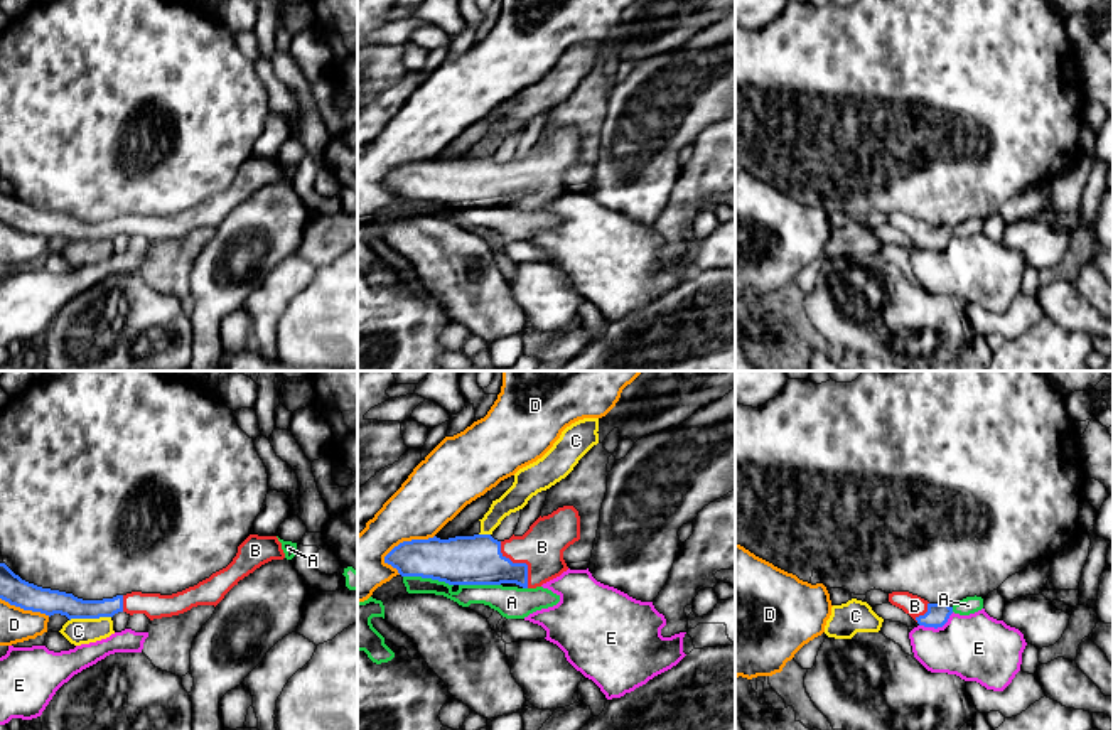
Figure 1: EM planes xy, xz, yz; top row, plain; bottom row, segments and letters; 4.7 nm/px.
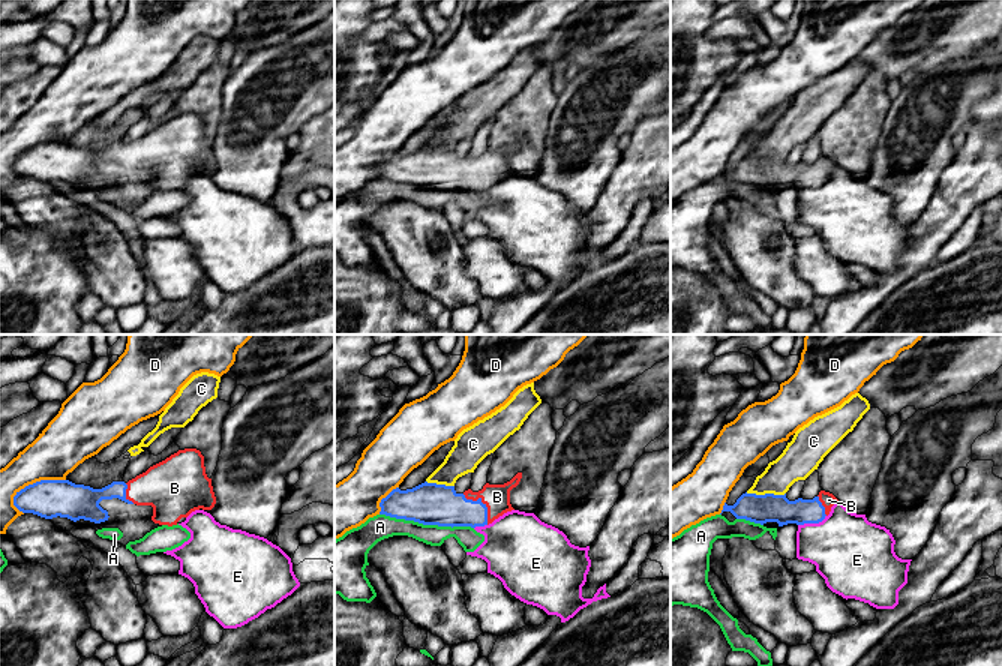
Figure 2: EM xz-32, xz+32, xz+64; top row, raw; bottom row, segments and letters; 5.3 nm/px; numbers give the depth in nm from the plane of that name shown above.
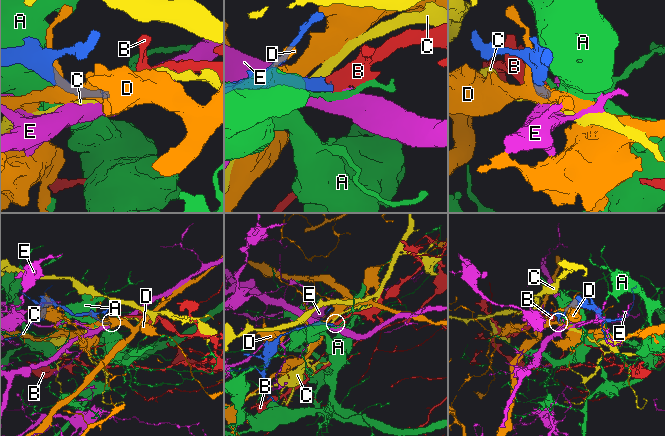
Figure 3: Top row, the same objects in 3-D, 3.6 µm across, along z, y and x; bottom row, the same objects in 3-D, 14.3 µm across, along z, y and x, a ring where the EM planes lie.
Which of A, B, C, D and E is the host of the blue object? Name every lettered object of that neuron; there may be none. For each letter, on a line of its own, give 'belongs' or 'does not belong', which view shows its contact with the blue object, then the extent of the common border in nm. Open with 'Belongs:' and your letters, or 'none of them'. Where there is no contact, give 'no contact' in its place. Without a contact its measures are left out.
Belongs: B
A: does not belong; contact in xz; length 240 nm
B: belongs; contact in xz; length 260 nm
C: does not belong; contact in xy; length 200 nm
D: does not belong; contact in xz; length 280 nm
E: does not belong; contact in yz; length 180 nm

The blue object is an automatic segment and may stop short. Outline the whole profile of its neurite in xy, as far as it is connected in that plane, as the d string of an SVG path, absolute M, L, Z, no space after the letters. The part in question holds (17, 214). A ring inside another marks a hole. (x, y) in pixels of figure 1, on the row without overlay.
M250 157L233 184L209 201L172 217L132 214L103 223L83 223L73 216L42 211L22 202L0 185L0 221L24 233L71 241L113 239L118 234L145 236L150 243L184 236L197 228L218 228L239 202L285 175L277 158Z

